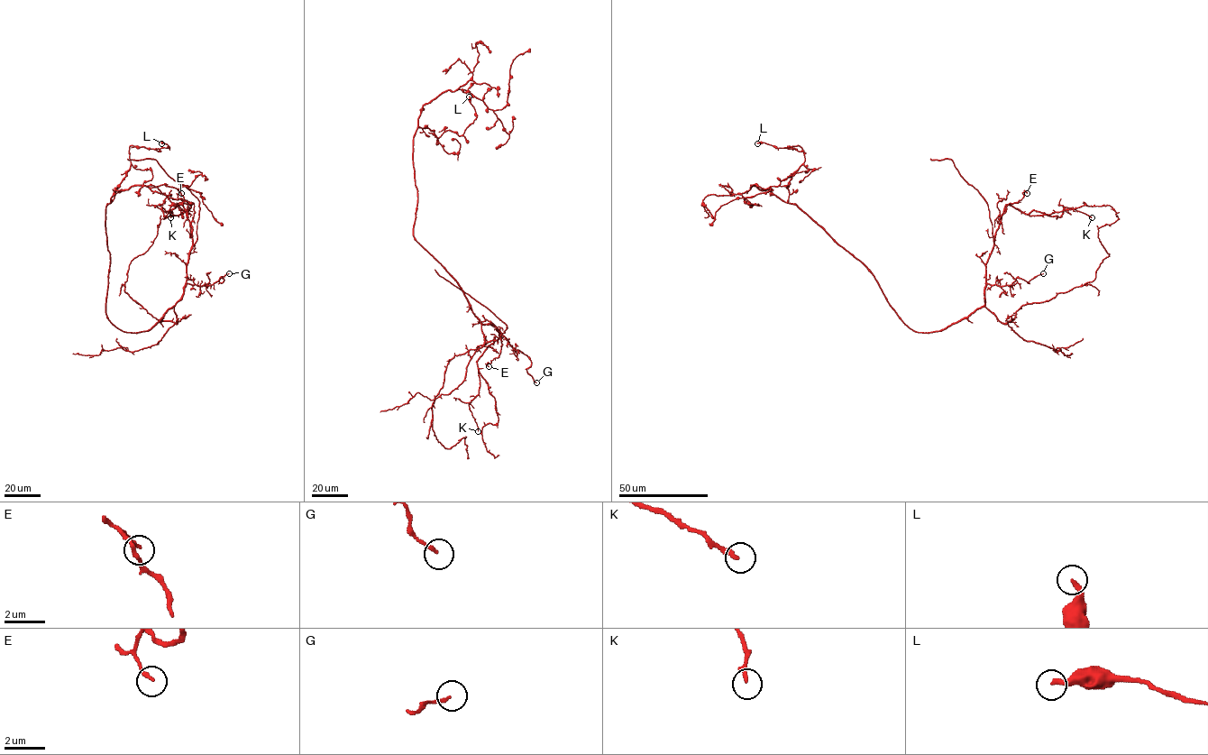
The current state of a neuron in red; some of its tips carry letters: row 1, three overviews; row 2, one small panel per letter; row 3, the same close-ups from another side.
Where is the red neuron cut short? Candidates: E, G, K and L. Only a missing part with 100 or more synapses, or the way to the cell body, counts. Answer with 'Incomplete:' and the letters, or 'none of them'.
Incomplete: none of them

